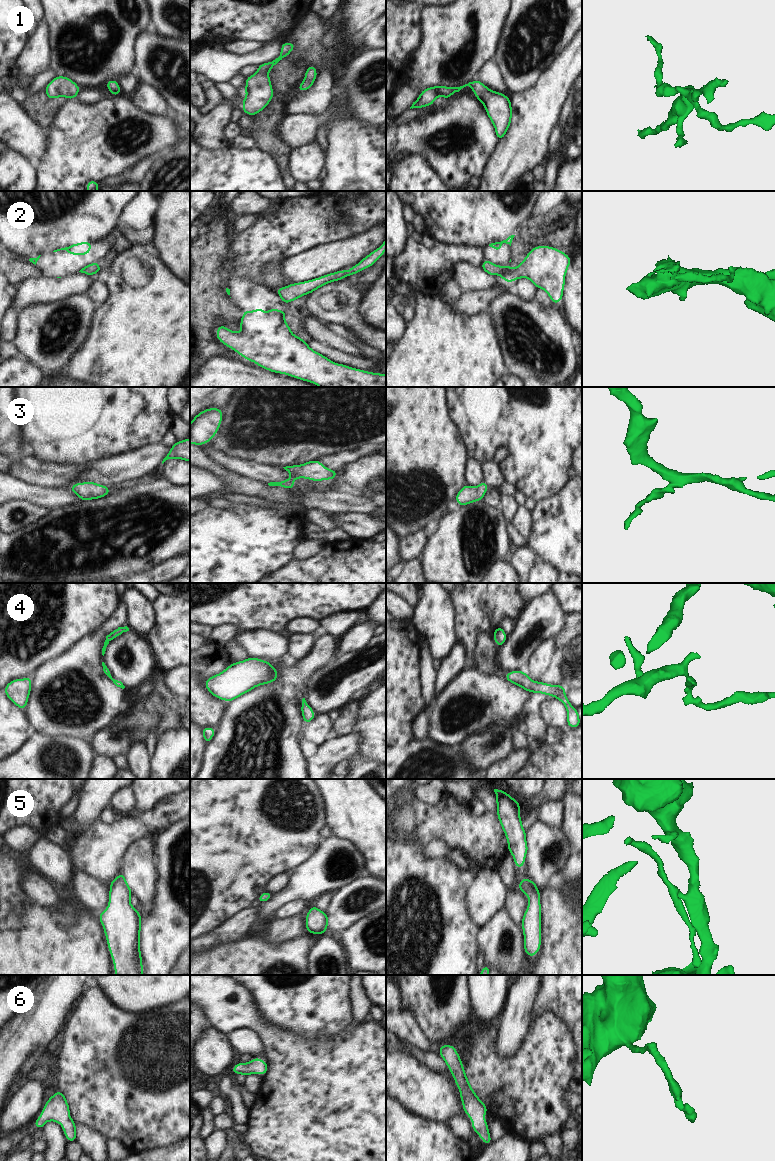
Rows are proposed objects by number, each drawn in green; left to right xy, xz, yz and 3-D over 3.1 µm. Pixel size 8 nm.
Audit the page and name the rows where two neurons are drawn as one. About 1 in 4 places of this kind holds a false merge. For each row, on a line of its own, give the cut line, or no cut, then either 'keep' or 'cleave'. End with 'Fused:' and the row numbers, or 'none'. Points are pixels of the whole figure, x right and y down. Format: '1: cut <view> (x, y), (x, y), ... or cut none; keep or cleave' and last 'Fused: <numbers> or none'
1: cut none; keep
2: cut none; keep
3: cut none; keep
4: cut none; keep
5: cut none; keep
6: cut none; keep
Fused: none

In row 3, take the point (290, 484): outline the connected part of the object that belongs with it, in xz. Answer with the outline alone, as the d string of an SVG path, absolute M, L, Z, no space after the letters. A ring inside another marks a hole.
M286 479L284 481L278 481L278 482L270 482L268 483L269 486L278 486L278 487L284 487L287 489L294 489L294 482L295 480L290 479Z

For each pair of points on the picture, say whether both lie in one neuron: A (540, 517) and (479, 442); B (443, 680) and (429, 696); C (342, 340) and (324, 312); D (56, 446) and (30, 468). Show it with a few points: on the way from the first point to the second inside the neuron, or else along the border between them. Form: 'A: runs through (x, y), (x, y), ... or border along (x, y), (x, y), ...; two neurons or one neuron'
A: border along (557, 492), (536, 502); two neurons
B: border along (437, 672), (435, 697); two neurons
C: border along (332, 326), (340, 330); two neurons
D: border along (16, 458), (31, 456), (43, 462), (62, 465); two neurons

